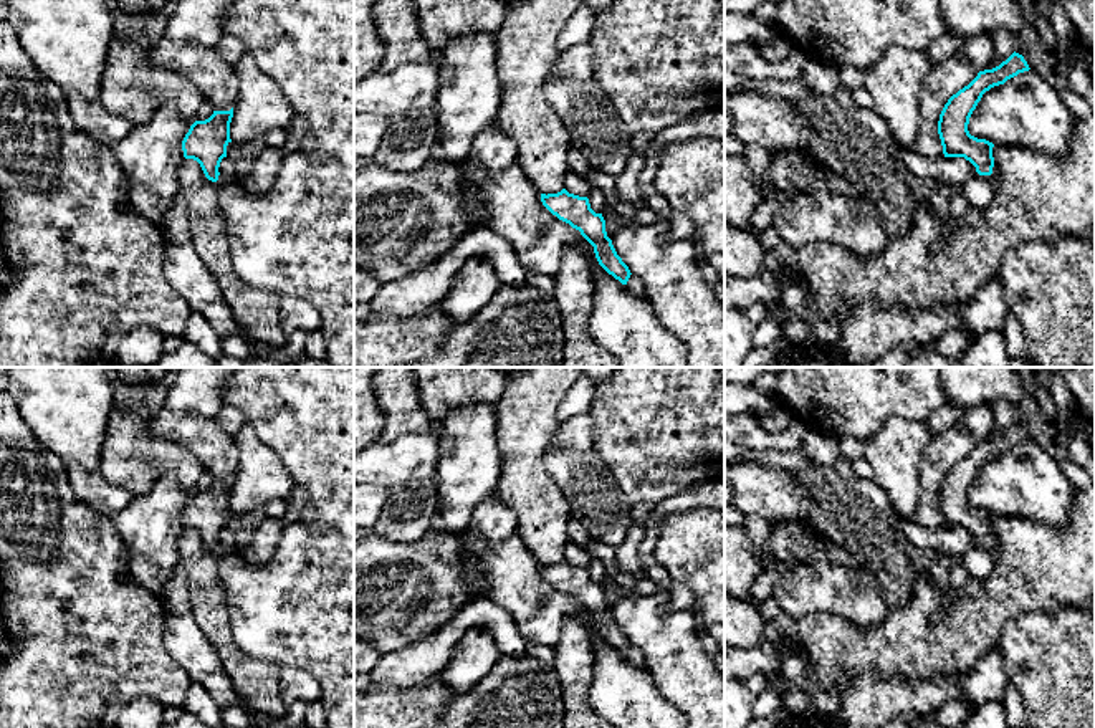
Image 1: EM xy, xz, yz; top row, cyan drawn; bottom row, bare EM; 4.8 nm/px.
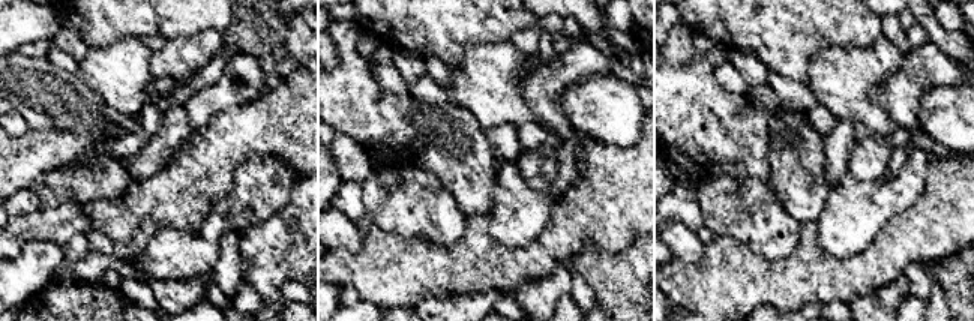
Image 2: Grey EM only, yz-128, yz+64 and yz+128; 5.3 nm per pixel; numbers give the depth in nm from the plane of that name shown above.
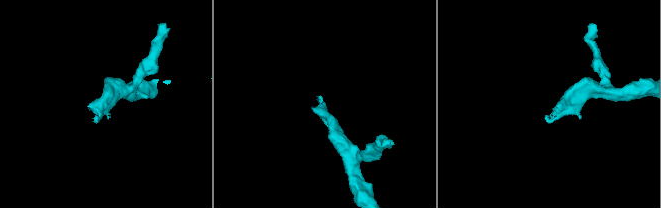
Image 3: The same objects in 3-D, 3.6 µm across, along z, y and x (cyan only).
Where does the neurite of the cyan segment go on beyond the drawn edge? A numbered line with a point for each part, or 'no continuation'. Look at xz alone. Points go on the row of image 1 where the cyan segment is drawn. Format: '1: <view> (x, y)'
no continuation

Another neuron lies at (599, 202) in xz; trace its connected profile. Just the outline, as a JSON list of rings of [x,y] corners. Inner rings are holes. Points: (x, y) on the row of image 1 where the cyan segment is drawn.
[[[592,189],[587,199],[589,199],[591,208],[595,213],[604,213],[607,210],[615,210],[617,213],[620,213],[620,215],[624,215],[627,218],[634,218],[634,215],[635,215],[634,204],[625,200],[619,192],[617,192],[615,199],[610,200],[599,189]]]

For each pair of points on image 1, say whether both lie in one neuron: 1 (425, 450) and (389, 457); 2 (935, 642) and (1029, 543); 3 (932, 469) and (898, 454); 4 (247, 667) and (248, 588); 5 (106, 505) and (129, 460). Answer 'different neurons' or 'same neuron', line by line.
1: same neuron
2: same neuron
3: different neurons
4: different neurons
5: different neurons

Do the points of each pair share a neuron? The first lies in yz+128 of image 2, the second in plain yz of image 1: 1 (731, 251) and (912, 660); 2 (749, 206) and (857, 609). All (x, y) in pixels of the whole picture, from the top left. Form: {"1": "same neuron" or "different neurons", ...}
{"1": "same neuron", "2": "same neuron"}

